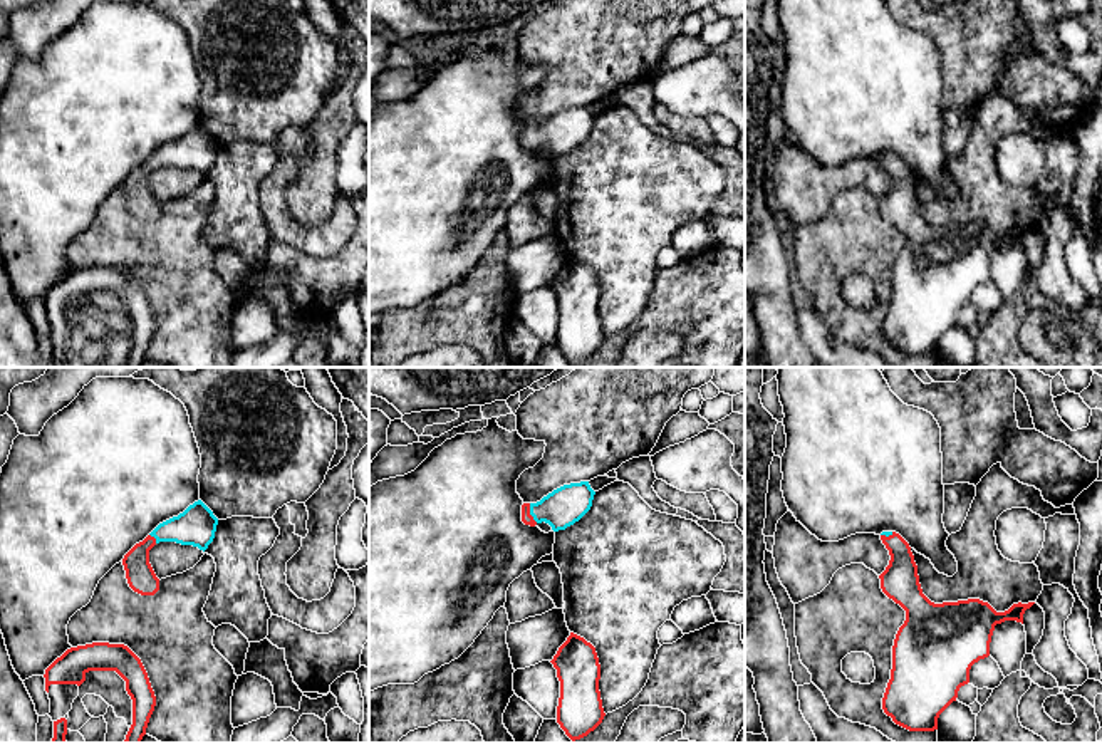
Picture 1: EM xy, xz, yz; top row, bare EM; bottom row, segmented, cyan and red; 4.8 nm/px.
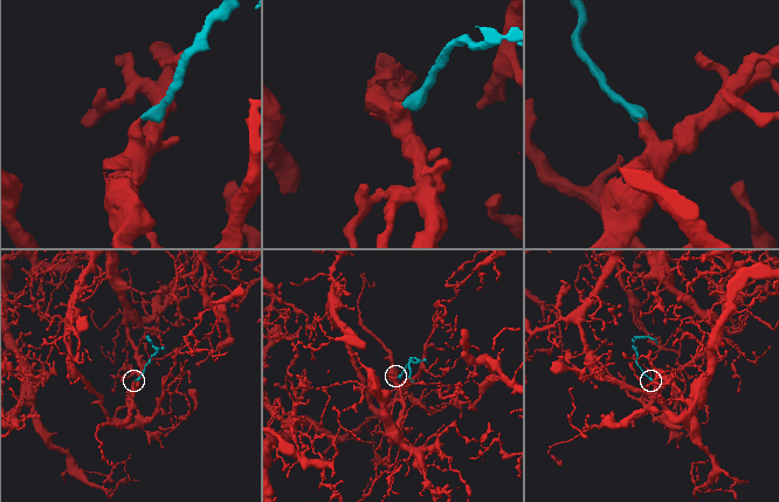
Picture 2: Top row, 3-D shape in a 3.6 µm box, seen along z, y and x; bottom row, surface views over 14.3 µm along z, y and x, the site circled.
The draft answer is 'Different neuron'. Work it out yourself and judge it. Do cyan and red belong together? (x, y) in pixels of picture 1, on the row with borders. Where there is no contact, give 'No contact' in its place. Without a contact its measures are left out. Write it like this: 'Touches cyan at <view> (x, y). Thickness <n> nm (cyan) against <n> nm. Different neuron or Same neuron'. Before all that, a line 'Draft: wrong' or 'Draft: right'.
Draft: wrong
Touches cyan at xz (530, 514). Thickness 190 nm (cyan) against 60 nm. Same neuron

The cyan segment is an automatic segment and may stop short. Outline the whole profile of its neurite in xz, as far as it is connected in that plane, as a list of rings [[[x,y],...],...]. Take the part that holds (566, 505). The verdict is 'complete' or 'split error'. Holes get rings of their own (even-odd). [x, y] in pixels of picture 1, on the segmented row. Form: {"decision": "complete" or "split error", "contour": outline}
{"decision": "split error", "contour": [[[589,481],[564,485],[537,503],[523,503],[522,522],[530,527],[545,522],[554,532],[565,530],[590,510],[594,495]]]}

